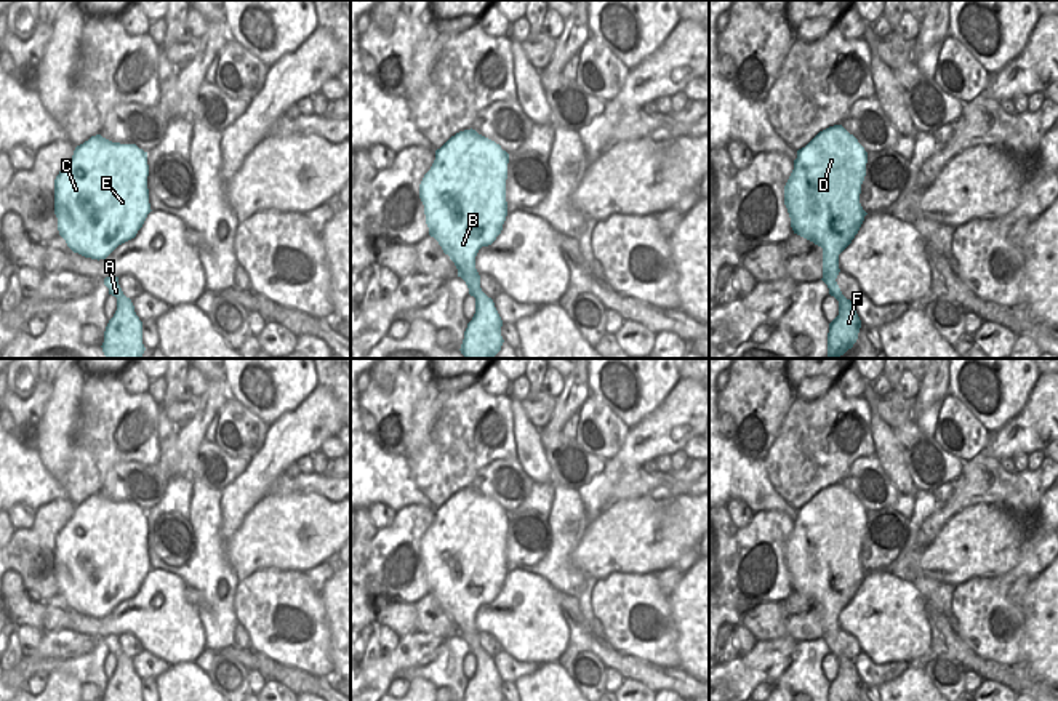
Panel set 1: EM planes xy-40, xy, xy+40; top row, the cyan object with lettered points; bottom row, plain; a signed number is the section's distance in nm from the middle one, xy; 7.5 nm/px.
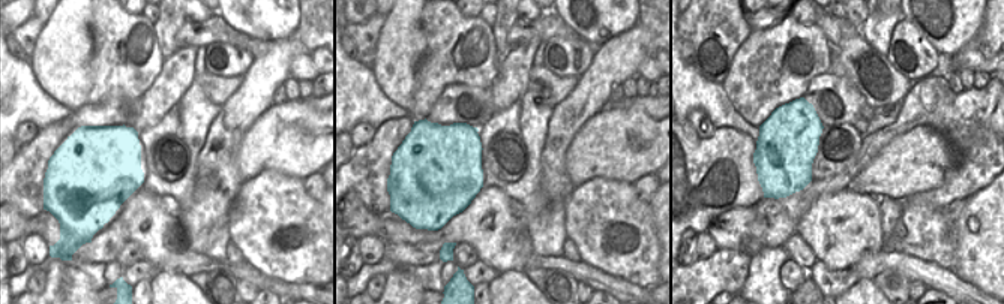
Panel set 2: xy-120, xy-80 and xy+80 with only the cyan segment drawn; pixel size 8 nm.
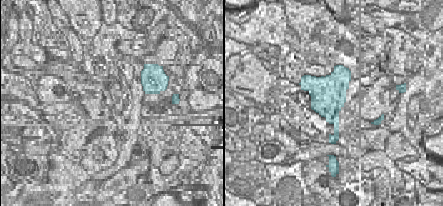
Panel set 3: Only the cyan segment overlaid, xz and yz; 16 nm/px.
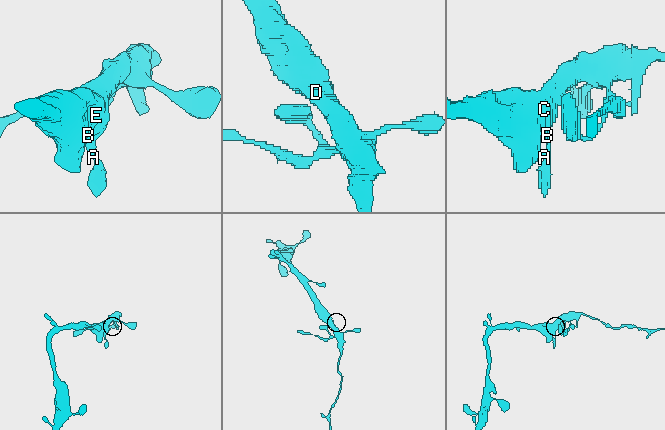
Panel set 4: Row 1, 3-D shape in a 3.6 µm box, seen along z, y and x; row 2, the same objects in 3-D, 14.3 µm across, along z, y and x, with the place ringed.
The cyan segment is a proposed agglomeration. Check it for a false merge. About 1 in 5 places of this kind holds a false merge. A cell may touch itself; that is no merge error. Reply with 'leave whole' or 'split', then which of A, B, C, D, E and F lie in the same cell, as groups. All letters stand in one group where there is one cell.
leave whole; A B C D E F

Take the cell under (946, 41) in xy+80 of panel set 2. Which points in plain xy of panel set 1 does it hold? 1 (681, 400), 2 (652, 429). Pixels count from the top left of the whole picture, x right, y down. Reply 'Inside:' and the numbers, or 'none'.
Inside: none

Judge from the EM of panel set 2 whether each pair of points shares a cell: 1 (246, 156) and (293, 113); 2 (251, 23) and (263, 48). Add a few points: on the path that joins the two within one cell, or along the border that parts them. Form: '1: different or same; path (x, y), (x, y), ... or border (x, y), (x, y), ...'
1: same; path (260, 143), (278, 125), (279, 117)
2: different; border (230, 24), (248, 36), (270, 42)

